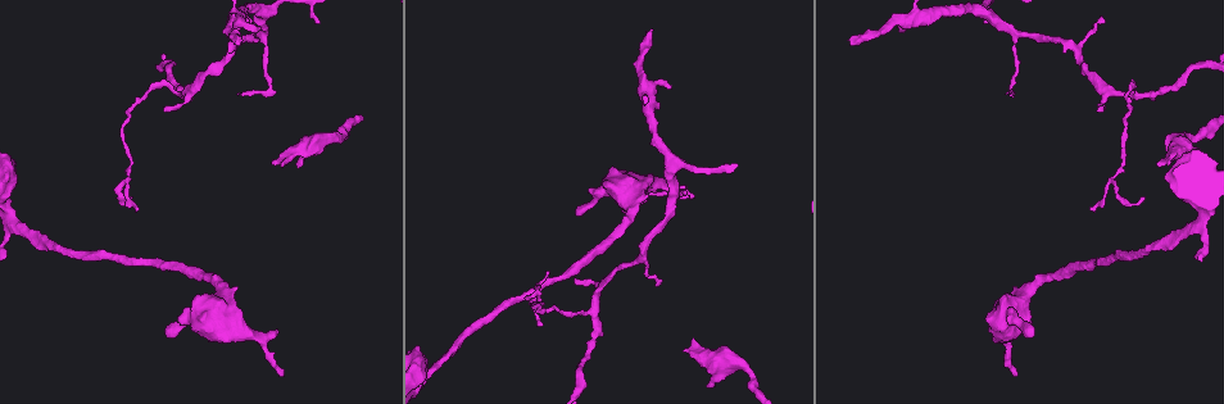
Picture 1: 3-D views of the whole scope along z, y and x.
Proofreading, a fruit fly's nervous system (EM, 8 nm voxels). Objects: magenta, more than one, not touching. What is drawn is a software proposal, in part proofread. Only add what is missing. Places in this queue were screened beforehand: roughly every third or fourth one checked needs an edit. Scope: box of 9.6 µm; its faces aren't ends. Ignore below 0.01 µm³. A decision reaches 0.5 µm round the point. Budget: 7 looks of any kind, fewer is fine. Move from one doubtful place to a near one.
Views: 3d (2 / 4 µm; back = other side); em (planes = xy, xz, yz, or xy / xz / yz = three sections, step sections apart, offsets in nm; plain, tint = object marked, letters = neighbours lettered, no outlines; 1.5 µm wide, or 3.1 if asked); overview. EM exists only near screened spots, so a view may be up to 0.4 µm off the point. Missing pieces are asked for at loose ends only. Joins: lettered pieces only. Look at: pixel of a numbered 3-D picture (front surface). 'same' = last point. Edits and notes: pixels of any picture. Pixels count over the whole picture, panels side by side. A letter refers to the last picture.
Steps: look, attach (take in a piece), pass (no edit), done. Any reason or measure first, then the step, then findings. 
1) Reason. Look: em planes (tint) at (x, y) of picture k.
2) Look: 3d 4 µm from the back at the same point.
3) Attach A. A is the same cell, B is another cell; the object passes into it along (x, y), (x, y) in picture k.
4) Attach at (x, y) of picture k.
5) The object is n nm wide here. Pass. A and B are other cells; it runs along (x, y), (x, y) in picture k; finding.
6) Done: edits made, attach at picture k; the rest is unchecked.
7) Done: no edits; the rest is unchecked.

Branch stops here. Look: em xz step 4 (letters) at (281, 374) of picture 1.

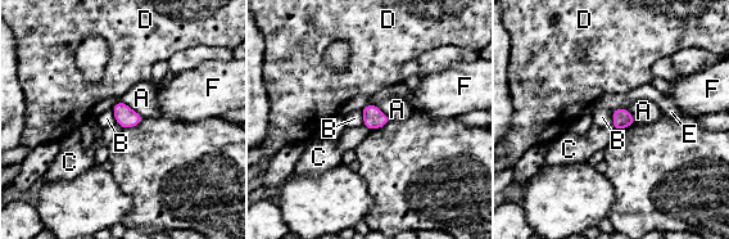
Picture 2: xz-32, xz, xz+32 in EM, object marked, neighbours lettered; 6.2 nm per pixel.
The object is 120 nm wide here. Pass. A, B, C, D, E and F are other cells; a border runs along (120, 100), (144, 117) in picture 2; no lettered piece goes on from it.

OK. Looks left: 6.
Look: 3d 4 µm at (542, 326) of picture 1.

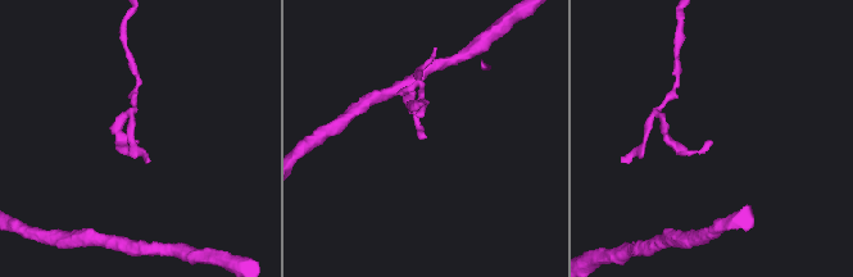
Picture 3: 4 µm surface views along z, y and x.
Look: em planes (letters) at (710, 141) of picture 3.

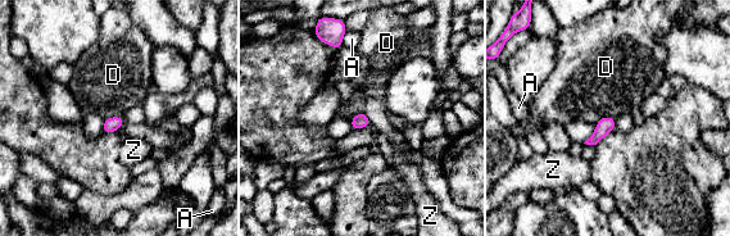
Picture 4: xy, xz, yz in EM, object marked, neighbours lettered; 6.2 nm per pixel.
Pass. A, D and Z are other cells; a border runs along (615, 118), (601, 117), (595, 122) in picture 4; none of them fits.

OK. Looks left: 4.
Free end. Look: 3d 2 µm from the back at (1169, 161) of picture 1.

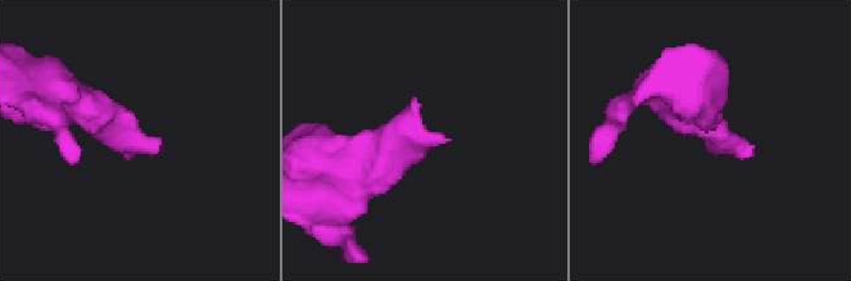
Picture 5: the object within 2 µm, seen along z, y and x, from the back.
Look: em planes (tint) at (448, 141) of picture 5.

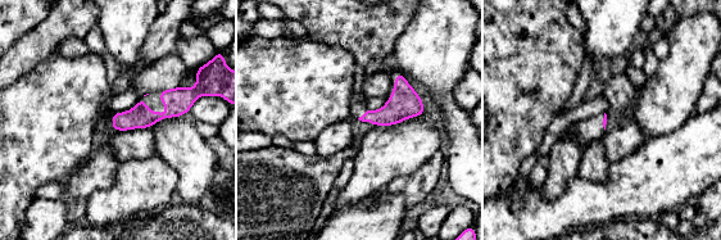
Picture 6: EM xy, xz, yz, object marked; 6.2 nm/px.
What lies round it. Look: em planes (letters) at the same point.

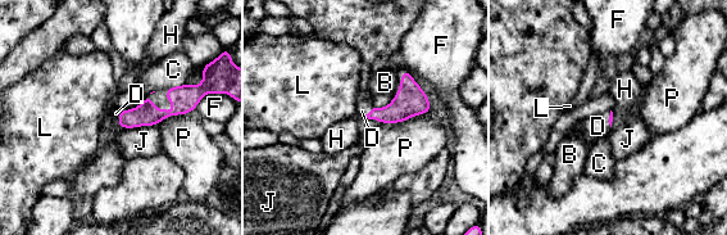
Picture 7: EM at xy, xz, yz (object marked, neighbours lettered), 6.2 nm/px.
Attach at (364, 103) of picture 7. D is the same cell, B, C, F, H, J, L and P are other cells; the object passes into it along (408, 102), (369, 112), (364, 103) in picture 7; the neuron continues.

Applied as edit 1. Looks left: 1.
Done: edits made, attach at picture 7; the rest is unchecked.

